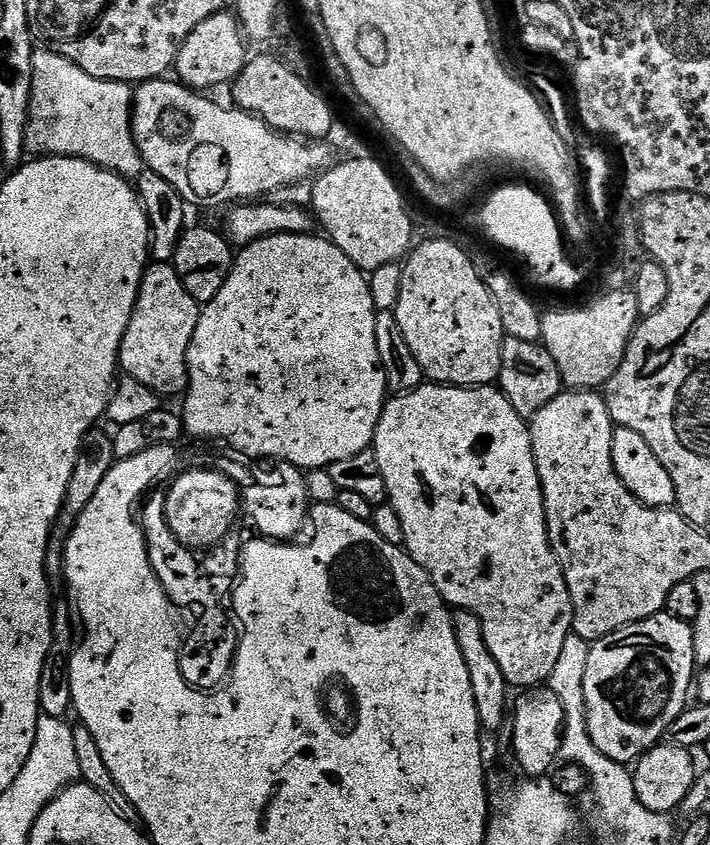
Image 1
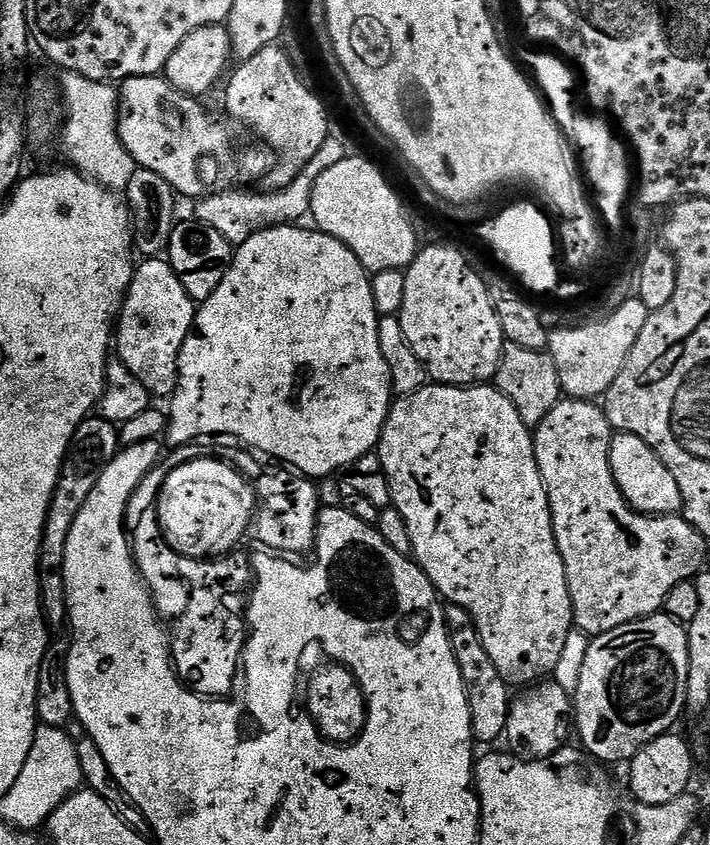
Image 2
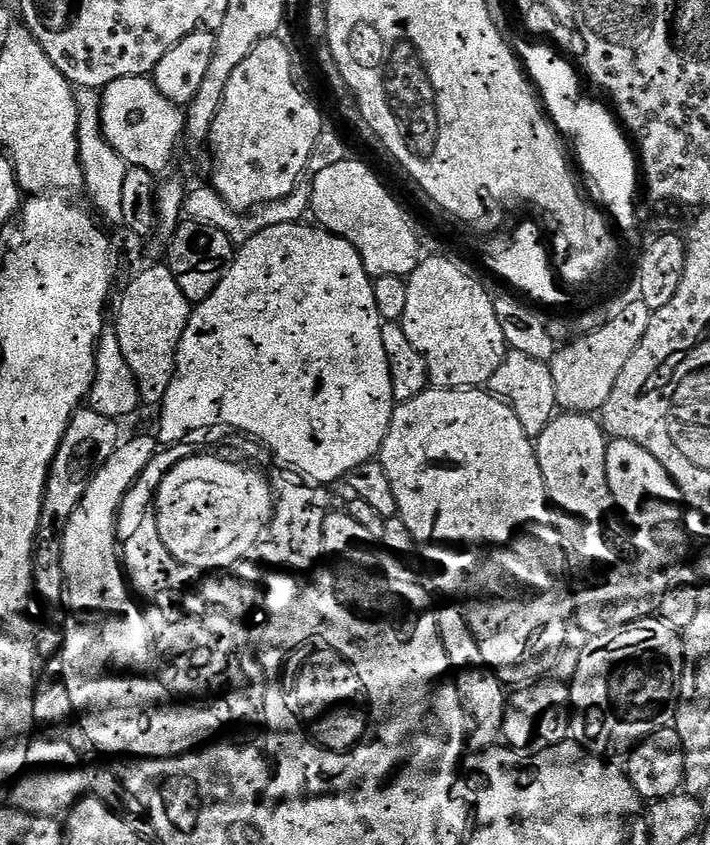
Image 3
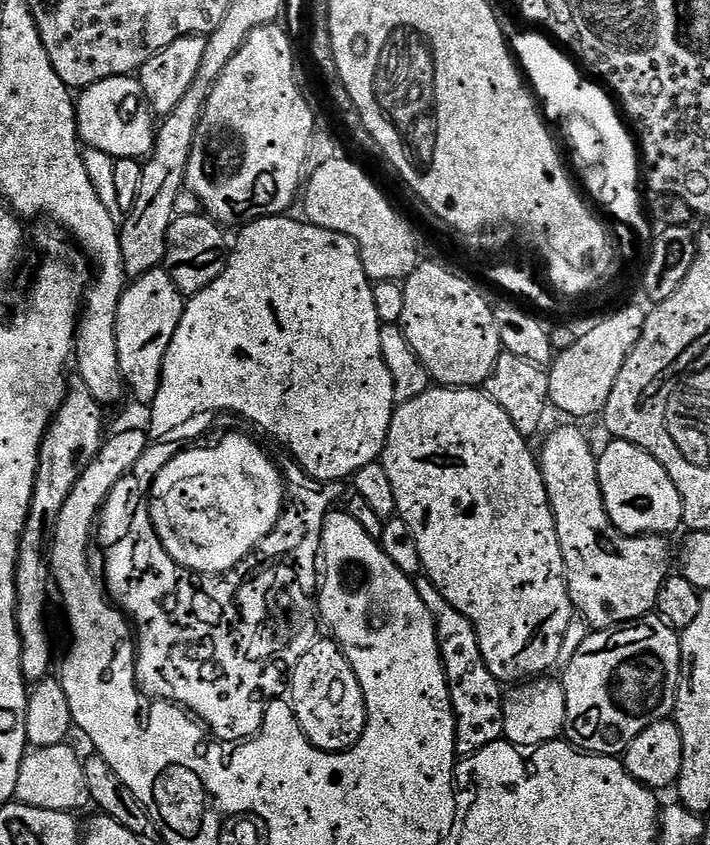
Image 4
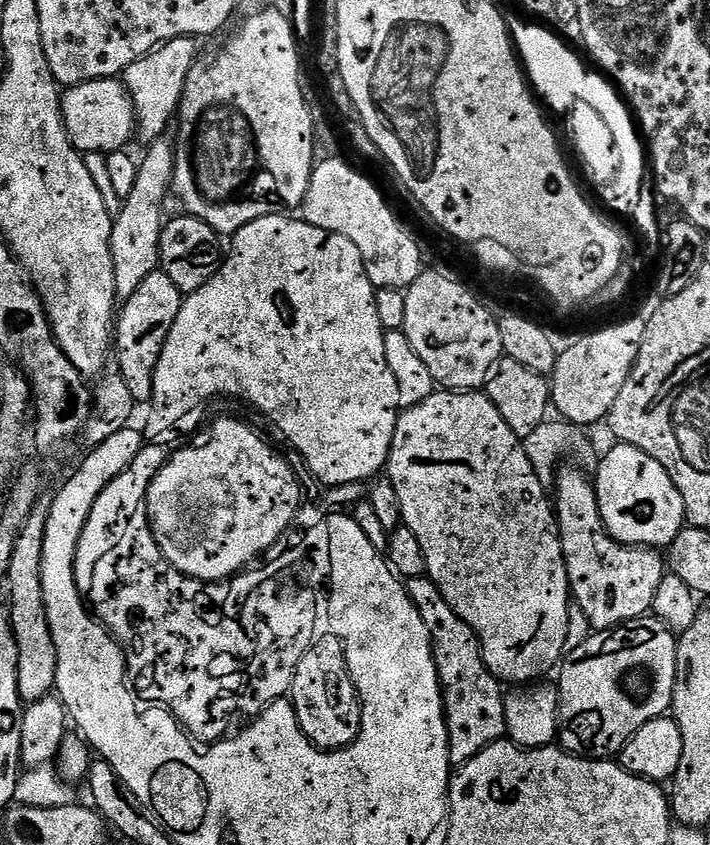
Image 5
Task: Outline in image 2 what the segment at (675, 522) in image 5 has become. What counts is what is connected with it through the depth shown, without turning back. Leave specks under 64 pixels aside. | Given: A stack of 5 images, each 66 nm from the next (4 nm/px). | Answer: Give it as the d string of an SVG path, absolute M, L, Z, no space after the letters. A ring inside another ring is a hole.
M616 432L610 446L610 470L614 474L614 482L618 482L618 490L626 498L626 502L635 512L645 516L671 516L679 513L684 507L682 490L678 490L678 482L674 482L674 474L666 470L666 466L634 434Z

